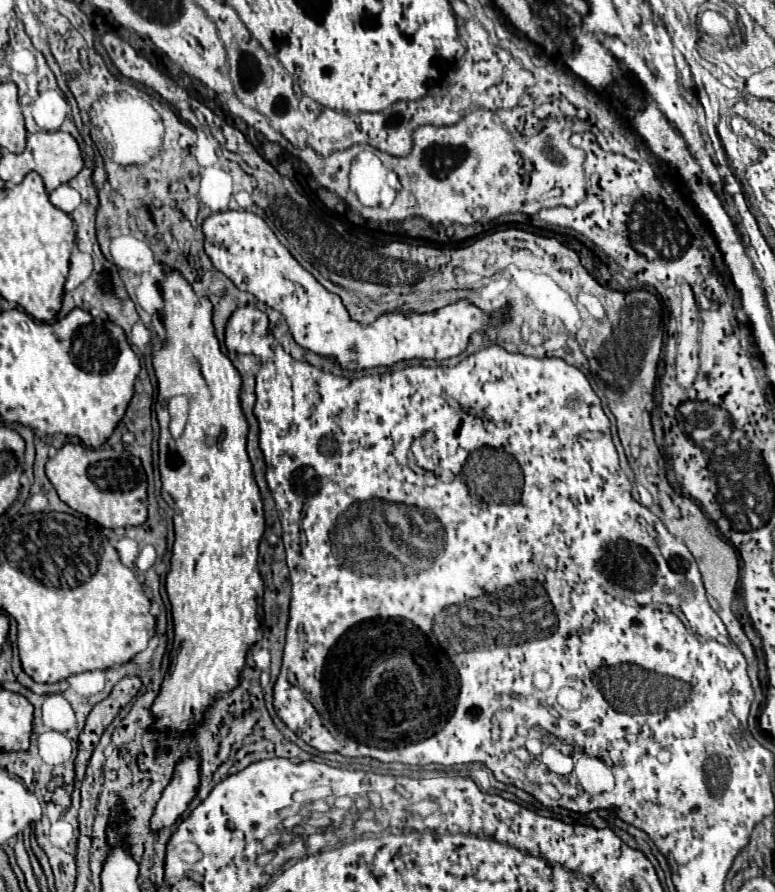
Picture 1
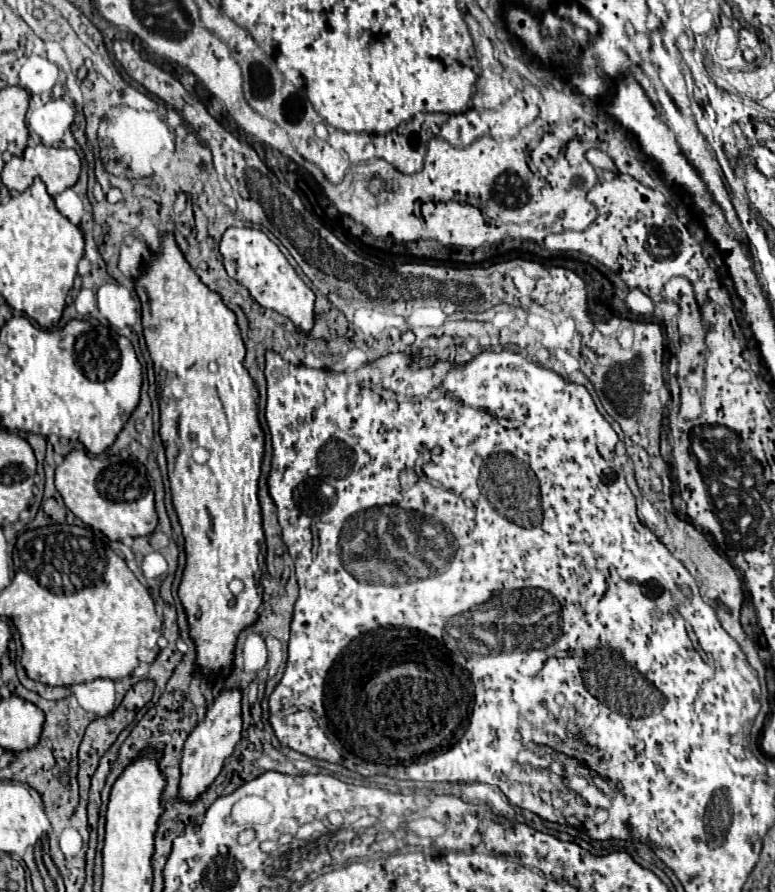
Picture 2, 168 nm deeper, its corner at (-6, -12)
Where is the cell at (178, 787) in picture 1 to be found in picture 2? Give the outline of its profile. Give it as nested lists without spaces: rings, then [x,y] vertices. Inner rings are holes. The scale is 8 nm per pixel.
[[[240,687],[222,689],[214,697],[214,701],[208,705],[204,721],[200,721],[196,725],[196,729],[188,735],[188,739],[184,743],[184,757],[180,763],[182,799],[192,803],[198,799],[198,795],[202,791],[206,791],[210,787],[210,783],[222,771],[224,761],[232,755],[236,743],[240,741],[240,731],[242,731],[242,691],[240,691]]]

